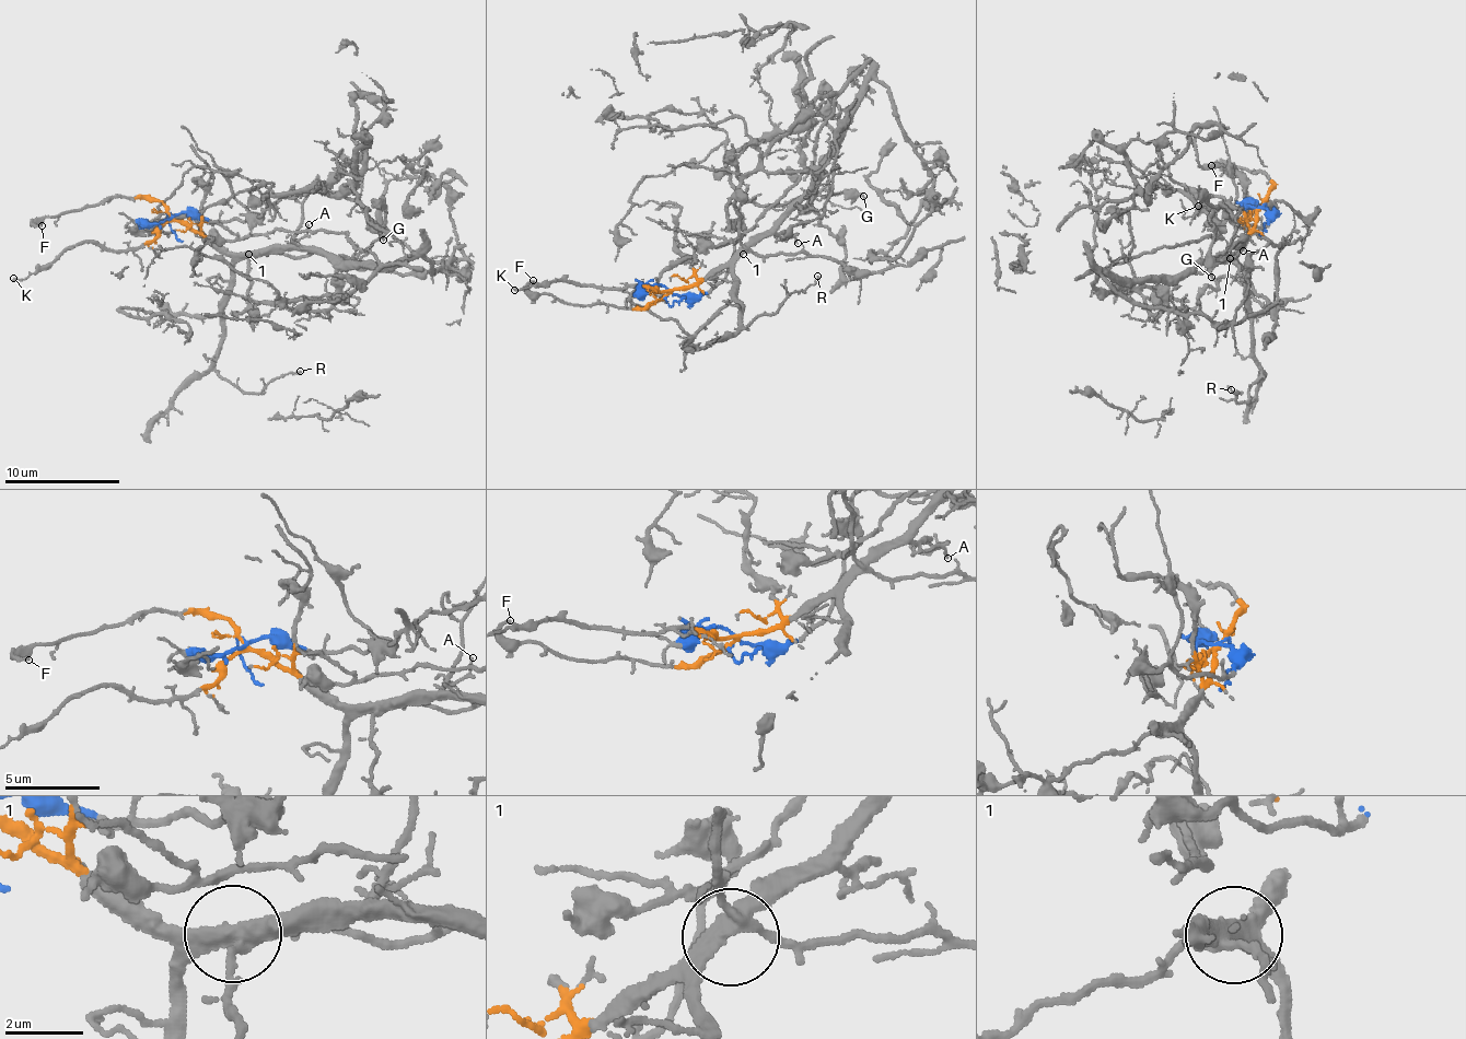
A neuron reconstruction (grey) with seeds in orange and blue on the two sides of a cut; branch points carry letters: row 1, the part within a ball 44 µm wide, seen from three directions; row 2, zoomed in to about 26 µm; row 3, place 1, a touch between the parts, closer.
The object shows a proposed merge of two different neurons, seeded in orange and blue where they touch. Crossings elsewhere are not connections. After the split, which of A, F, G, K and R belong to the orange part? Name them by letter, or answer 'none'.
A, F, K, R

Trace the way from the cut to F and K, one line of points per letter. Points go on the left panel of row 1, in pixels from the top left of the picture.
F: (170, 214), (160, 201), (116, 197), (42, 216), (35, 224), (43, 226)
K: (170, 214), (140, 247), (109, 252), (90, 242), (73, 244), (22, 280), (12, 277)

